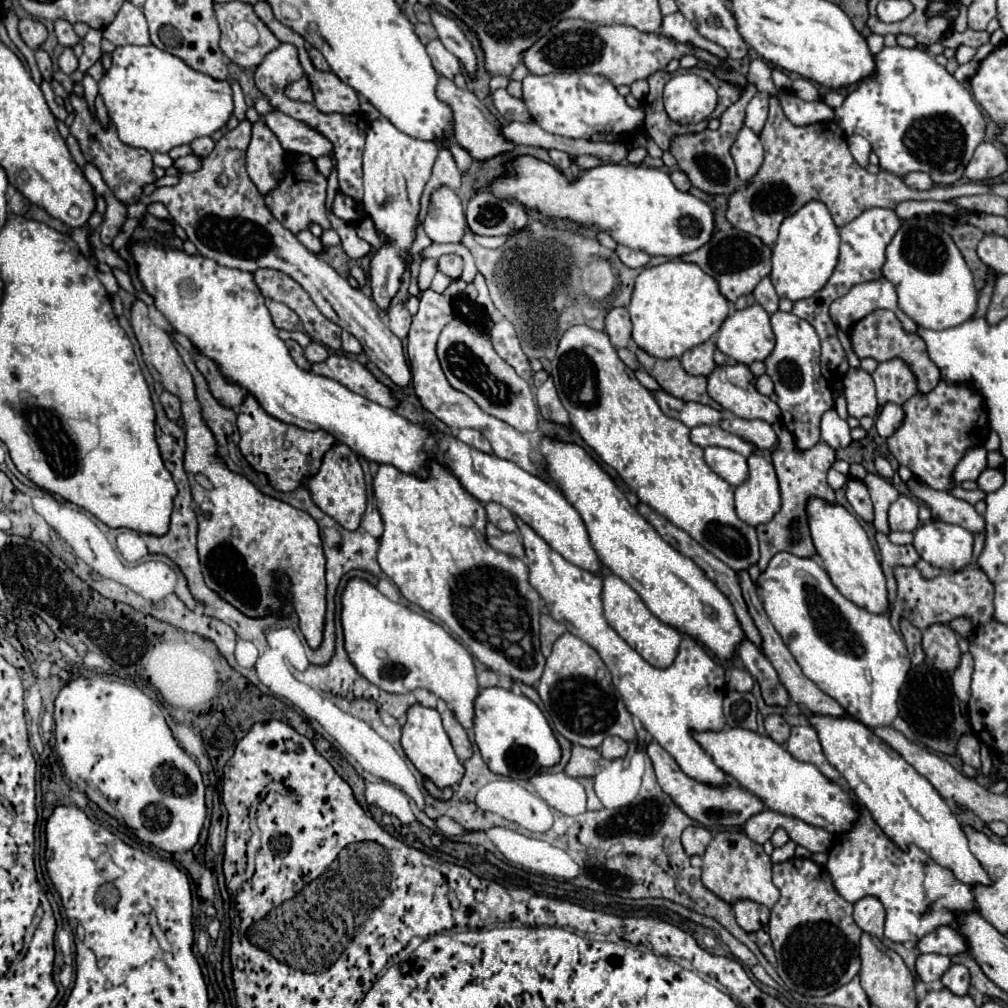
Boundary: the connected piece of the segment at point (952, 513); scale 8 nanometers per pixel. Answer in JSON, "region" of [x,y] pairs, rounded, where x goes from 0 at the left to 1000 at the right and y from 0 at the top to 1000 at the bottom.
{"region":[[[905,473],[901,477],[901,485],[905,487],[905,491],[913,493],[923,503],[923,507],[929,515],[952,521],[952,523],[960,525],[962,529],[974,529],[976,527],[976,523],[978,523],[976,513],[968,509],[966,501],[962,501],[954,495],[948,495],[938,487],[921,485],[913,473]]]}

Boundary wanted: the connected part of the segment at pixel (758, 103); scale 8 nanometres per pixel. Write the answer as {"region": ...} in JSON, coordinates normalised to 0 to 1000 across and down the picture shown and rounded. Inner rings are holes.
{"region":[[[752,92],[746,96],[746,100],[742,102],[740,106],[740,124],[754,132],[758,122],[760,122],[760,116],[762,116],[762,100],[764,100],[764,94],[762,92]]]}

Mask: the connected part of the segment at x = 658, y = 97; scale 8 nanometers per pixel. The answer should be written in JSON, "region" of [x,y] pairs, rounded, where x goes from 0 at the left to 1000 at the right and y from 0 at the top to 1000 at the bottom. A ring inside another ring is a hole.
{"region":[[[653,70],[642,78],[645,92],[635,102],[635,106],[641,112],[641,118],[639,118],[641,132],[651,140],[651,144],[657,150],[663,150],[669,136],[683,134],[683,132],[694,132],[702,126],[702,119],[690,122],[690,124],[673,124],[673,122],[667,122],[667,118],[663,118],[659,104],[657,104],[657,91],[661,83],[659,74],[660,71]]]}

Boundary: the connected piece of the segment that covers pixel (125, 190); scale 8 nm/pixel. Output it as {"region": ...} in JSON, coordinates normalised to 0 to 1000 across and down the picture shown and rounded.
{"region":[[[71,92],[69,102],[71,102],[73,110],[75,110],[73,120],[69,124],[69,132],[77,138],[85,160],[92,162],[99,168],[105,184],[109,186],[109,189],[113,191],[113,195],[117,199],[121,199],[121,201],[137,199],[139,191],[141,191],[141,186],[145,182],[155,180],[155,176],[151,172],[151,154],[144,148],[132,147],[121,142],[111,124],[109,124],[107,130],[103,130],[101,124],[97,122],[97,118],[91,116],[91,112],[87,110],[87,104],[85,104],[83,96],[77,96],[77,94]]]}

